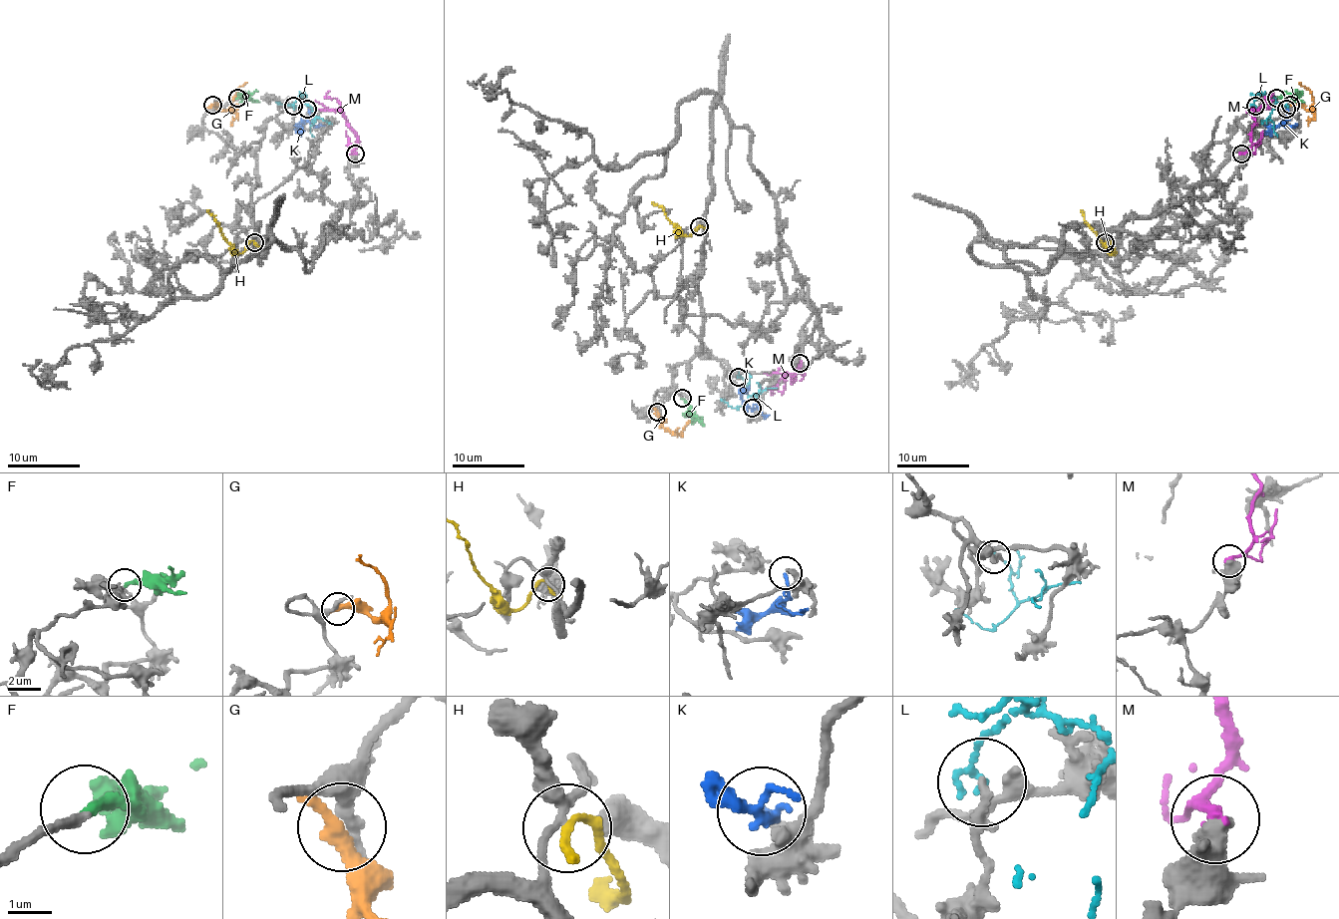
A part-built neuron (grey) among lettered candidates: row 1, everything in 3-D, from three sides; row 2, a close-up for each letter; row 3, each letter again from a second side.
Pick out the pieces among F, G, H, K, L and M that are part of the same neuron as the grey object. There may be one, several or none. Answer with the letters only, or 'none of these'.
F

